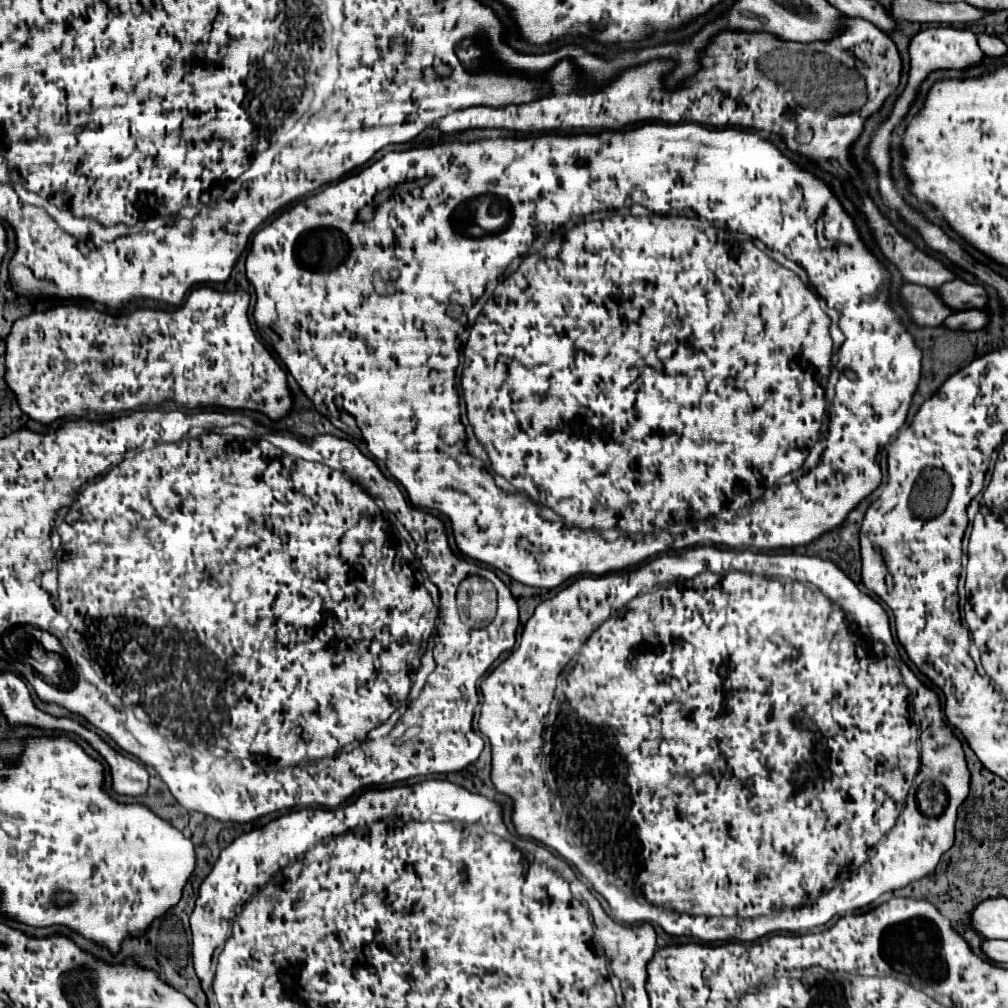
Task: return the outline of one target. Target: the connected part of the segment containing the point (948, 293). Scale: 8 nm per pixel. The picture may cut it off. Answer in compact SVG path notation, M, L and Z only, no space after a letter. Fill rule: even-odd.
M961 279L943 283L935 291L939 293L939 299L943 299L943 303L953 311L961 311L961 303L987 303L983 287L969 285Z

